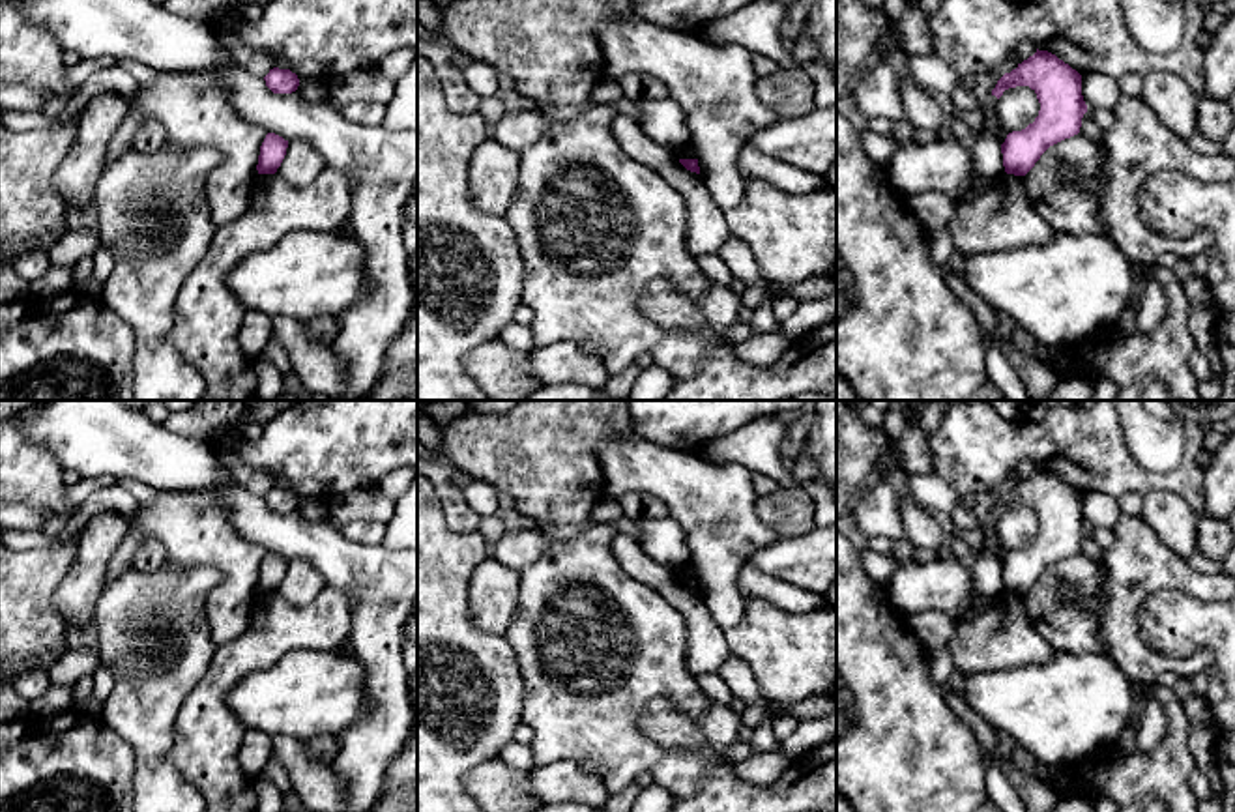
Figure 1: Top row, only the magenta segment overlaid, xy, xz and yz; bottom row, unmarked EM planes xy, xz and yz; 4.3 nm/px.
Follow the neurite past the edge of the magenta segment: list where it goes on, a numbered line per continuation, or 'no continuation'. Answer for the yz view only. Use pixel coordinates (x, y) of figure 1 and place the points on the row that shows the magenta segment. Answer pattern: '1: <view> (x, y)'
1: yz (987, 154)

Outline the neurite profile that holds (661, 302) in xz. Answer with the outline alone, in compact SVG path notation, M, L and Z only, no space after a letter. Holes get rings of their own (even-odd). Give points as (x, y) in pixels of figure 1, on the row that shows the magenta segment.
M668 279L649 283L638 307L647 320L668 329L689 331L702 324L700 311Z

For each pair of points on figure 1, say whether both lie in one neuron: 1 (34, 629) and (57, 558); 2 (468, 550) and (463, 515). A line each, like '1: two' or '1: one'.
1: one
2: two

